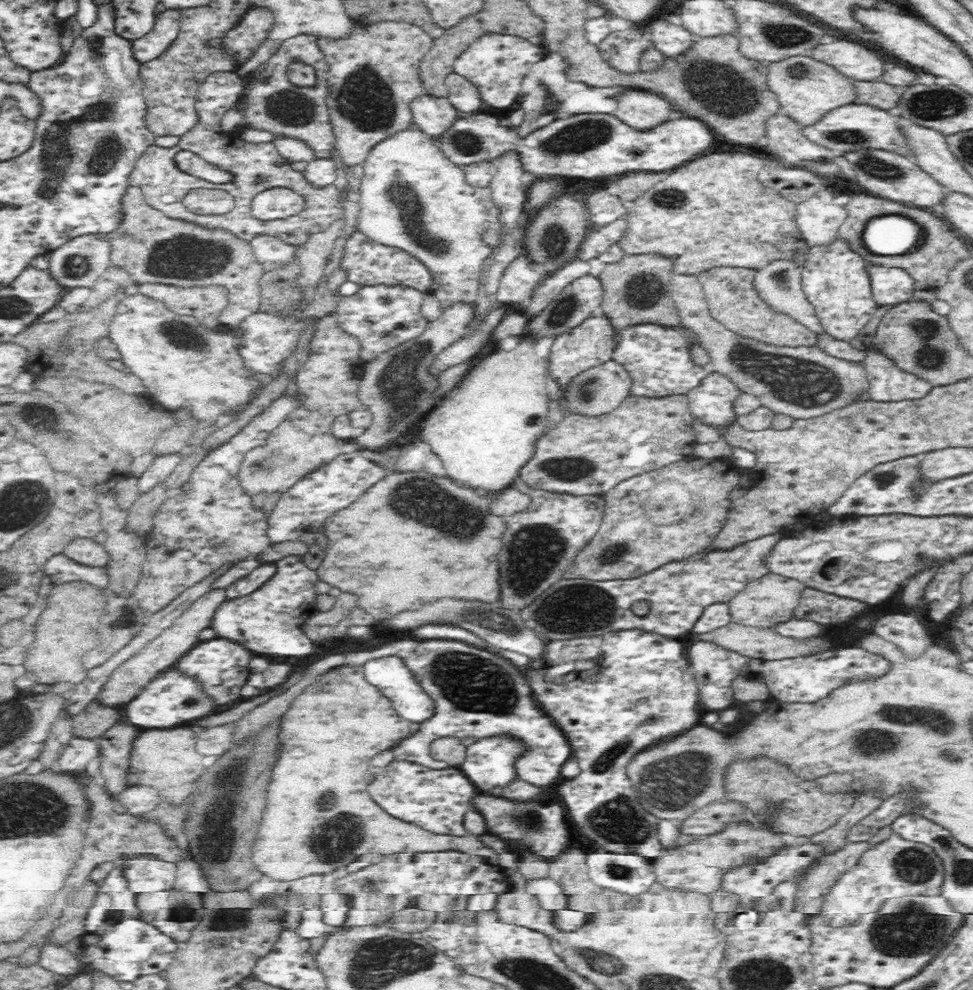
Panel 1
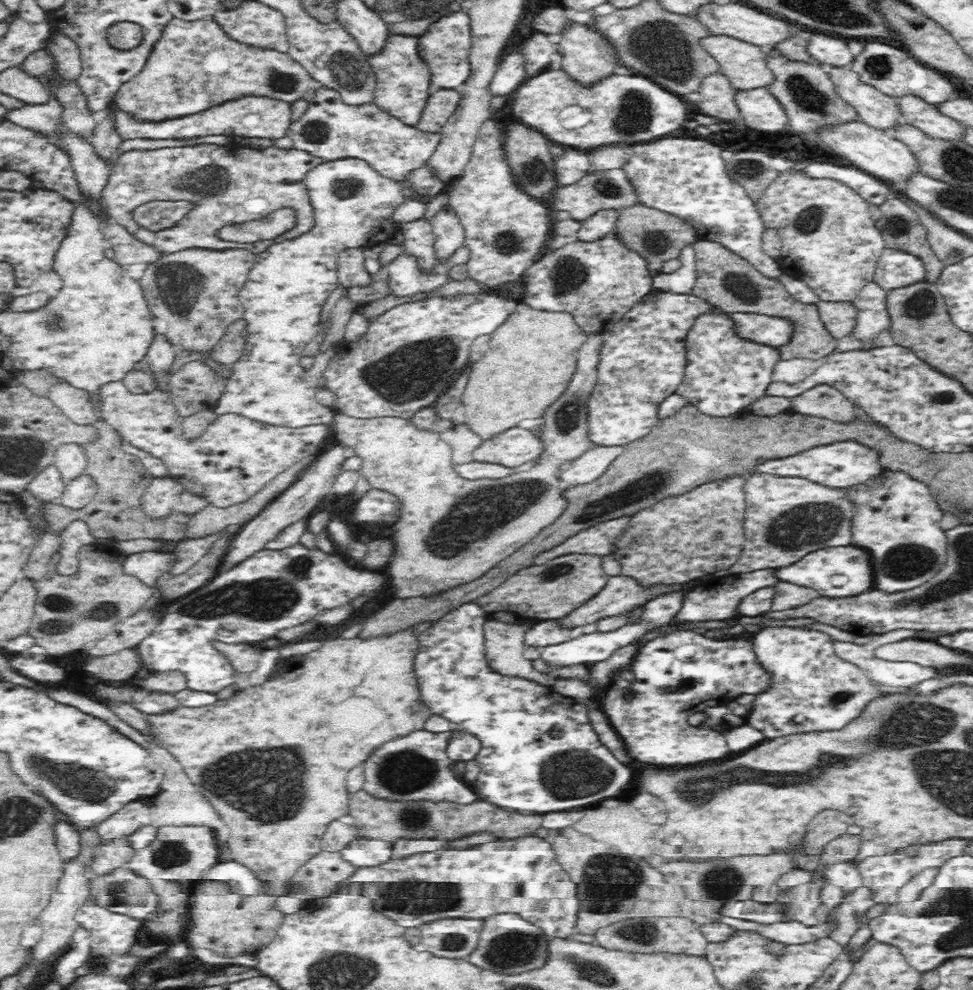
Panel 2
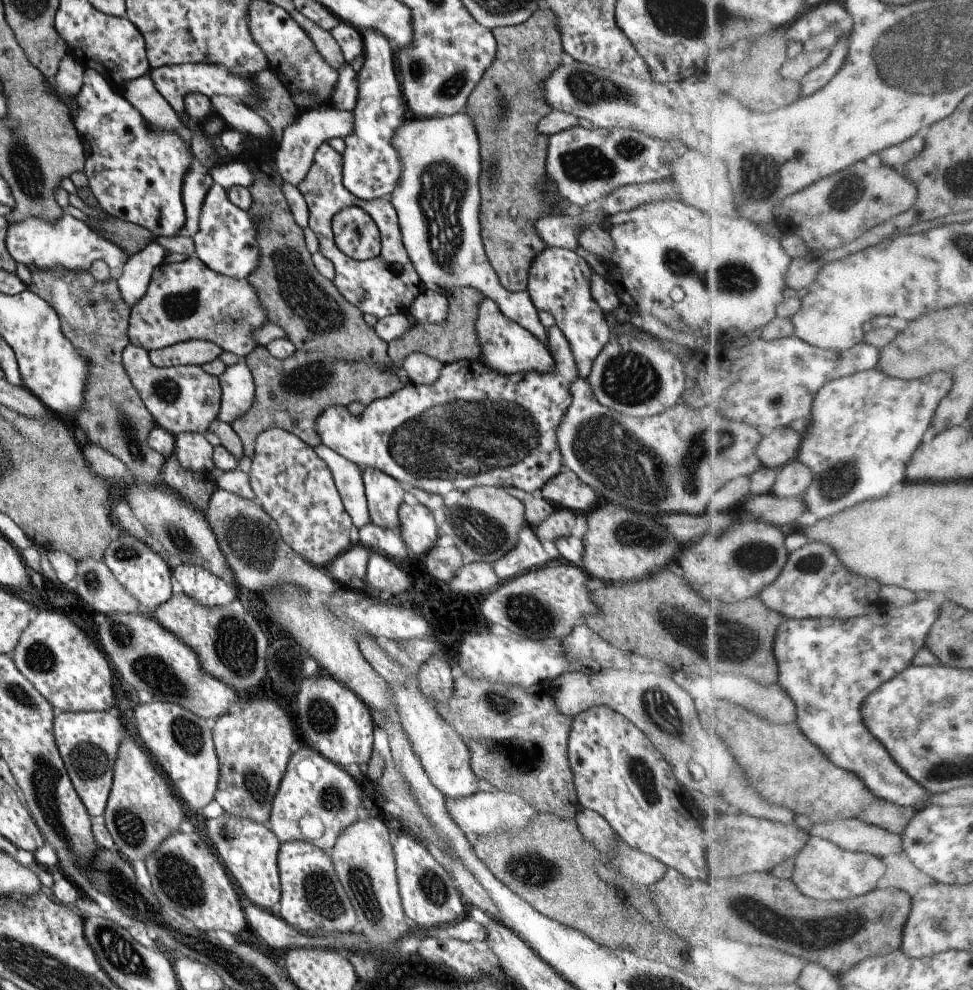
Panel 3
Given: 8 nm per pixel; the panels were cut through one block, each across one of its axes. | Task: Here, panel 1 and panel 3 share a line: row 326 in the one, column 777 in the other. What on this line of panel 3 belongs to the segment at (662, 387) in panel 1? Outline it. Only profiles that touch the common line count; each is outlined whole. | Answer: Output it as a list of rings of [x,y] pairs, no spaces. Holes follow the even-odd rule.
[[[923,599],[906,606],[889,603],[883,611],[874,611],[848,620],[830,617],[802,620],[783,615],[783,623],[775,634],[774,650],[780,669],[778,684],[795,700],[799,710],[799,728],[803,733],[833,763],[860,776],[874,794],[916,810],[924,809],[931,800],[932,792],[923,783],[912,778],[870,730],[863,717],[863,704],[875,690],[912,666],[915,656],[928,646],[927,640],[942,613],[943,605],[936,600]]]

